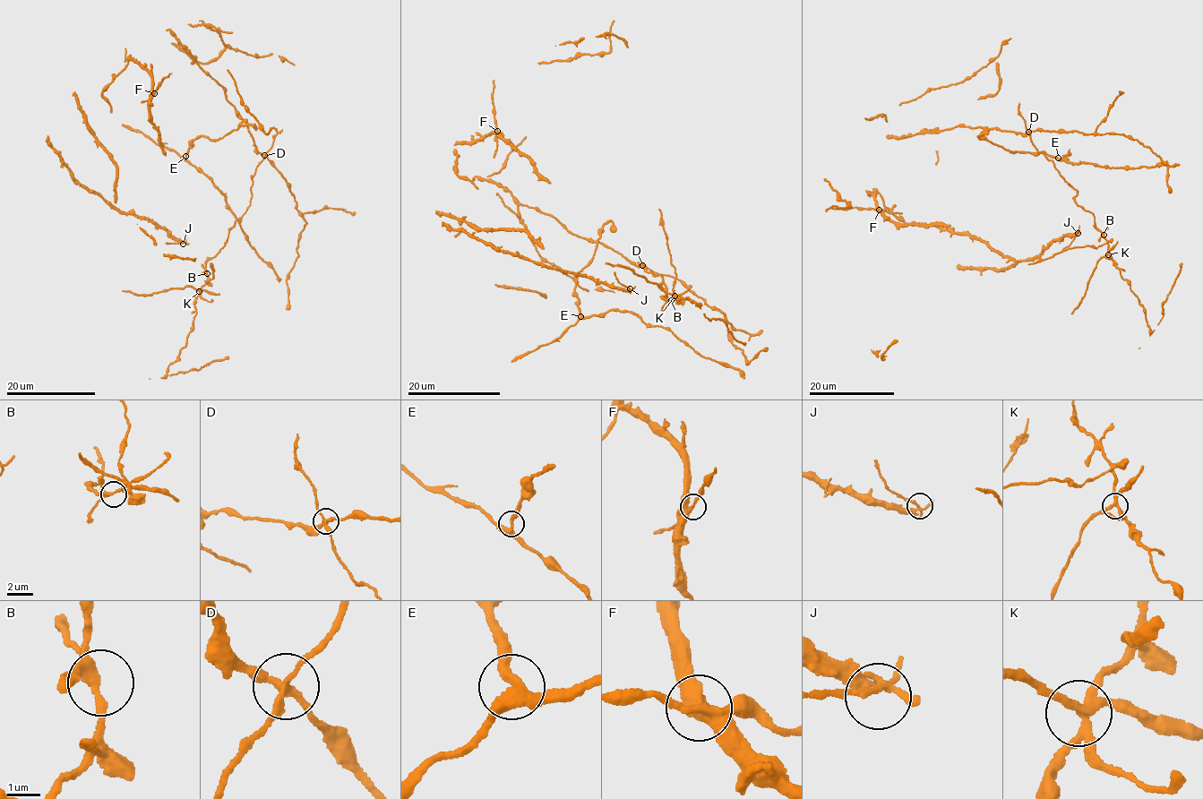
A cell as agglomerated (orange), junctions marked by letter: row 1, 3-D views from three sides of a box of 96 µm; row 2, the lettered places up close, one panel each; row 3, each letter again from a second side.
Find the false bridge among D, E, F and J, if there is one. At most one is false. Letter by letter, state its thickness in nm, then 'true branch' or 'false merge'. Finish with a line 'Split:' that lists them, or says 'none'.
D: calibre 220 nm; false merge
E: calibre 280 nm; true branch
F: calibre 280 nm; true branch
J: calibre 160 nm; true branch
Split: D

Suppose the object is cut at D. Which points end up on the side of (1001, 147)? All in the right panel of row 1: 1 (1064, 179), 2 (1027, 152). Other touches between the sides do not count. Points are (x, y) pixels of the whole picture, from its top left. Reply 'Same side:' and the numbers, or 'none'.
Same side: 2

